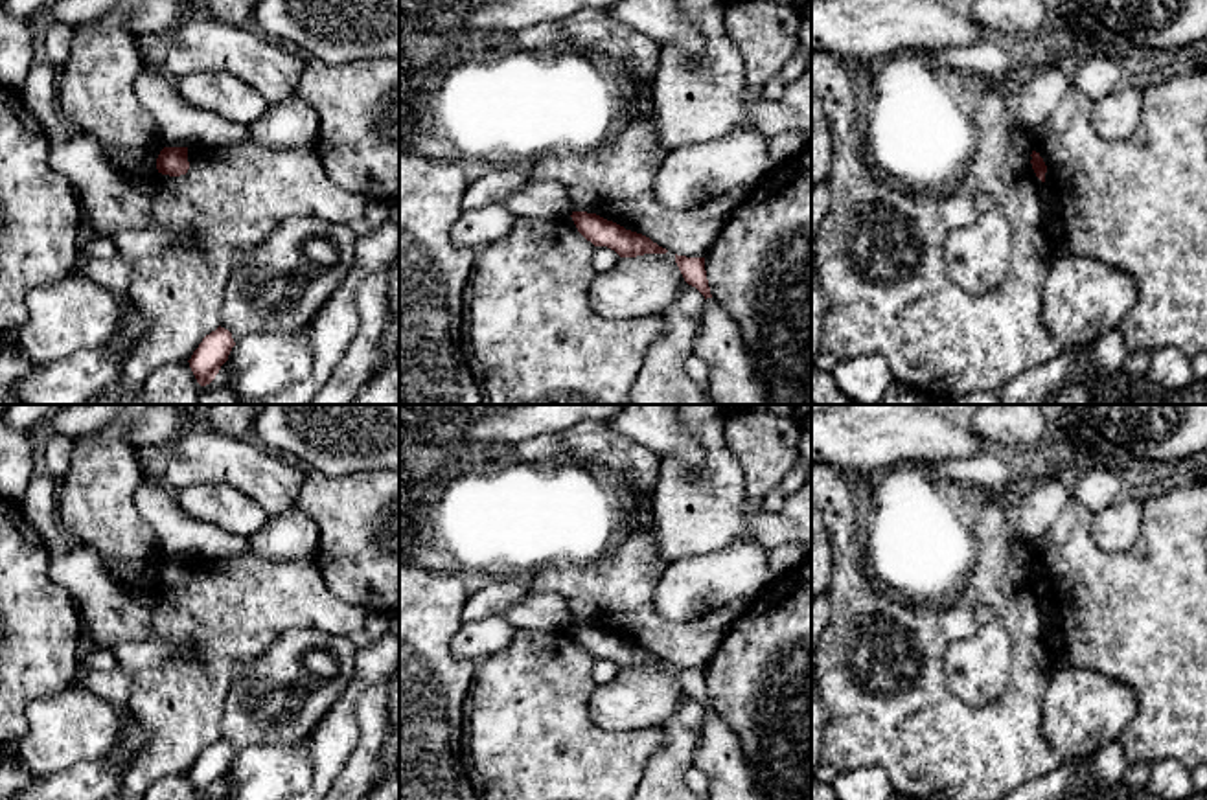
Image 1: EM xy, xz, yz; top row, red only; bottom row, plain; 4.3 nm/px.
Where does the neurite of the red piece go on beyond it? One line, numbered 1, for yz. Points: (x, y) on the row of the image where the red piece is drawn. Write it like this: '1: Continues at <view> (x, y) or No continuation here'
1: No continuation here

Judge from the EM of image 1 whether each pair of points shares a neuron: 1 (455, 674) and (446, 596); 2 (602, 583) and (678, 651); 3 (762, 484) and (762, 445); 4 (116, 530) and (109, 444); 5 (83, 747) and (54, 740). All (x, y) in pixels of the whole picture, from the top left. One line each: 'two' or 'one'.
1: one
2: one
3: one
4: one
5: one

